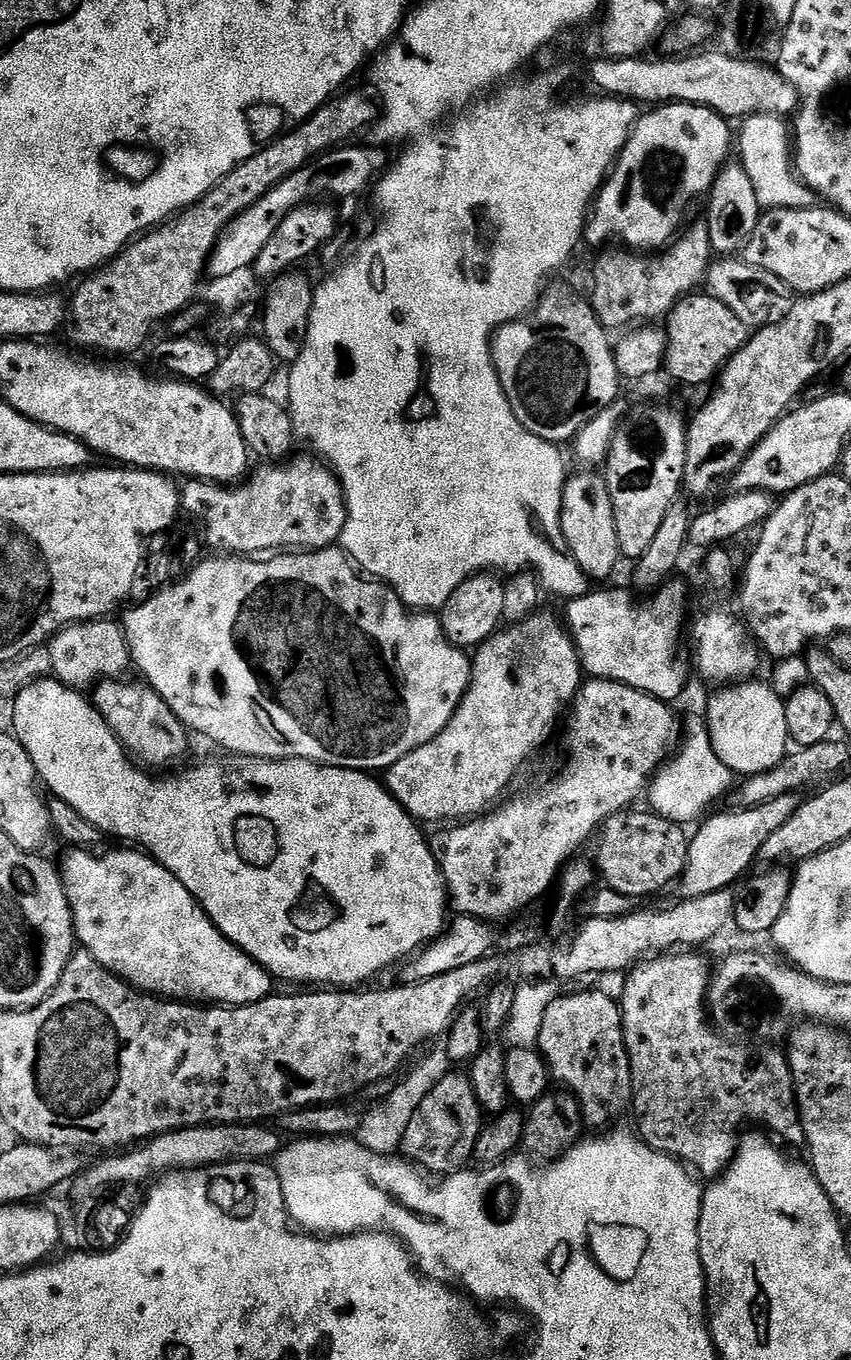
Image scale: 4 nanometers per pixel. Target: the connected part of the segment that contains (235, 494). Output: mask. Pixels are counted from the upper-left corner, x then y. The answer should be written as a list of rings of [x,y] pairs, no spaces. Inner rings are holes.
[[[307,455],[265,463],[235,486],[189,479],[188,485],[183,485],[180,502],[183,511],[204,527],[203,543],[212,547],[213,553],[241,558],[277,550],[333,547],[348,521],[344,491],[336,473],[323,460]]]

